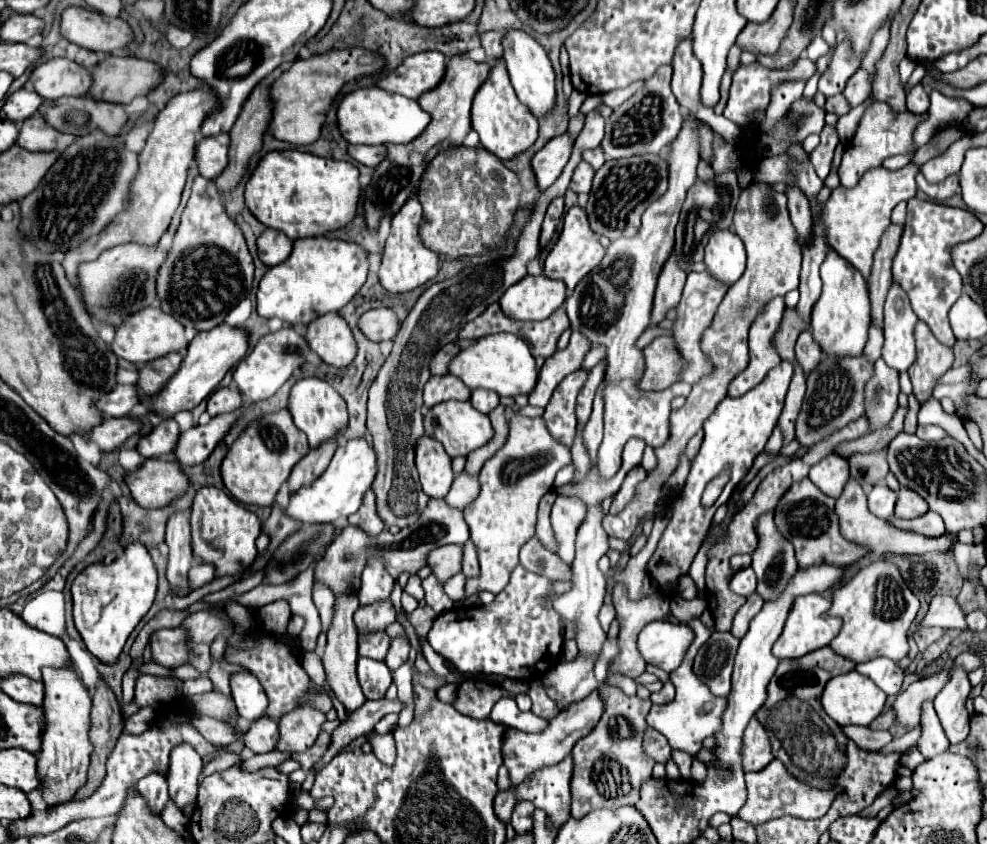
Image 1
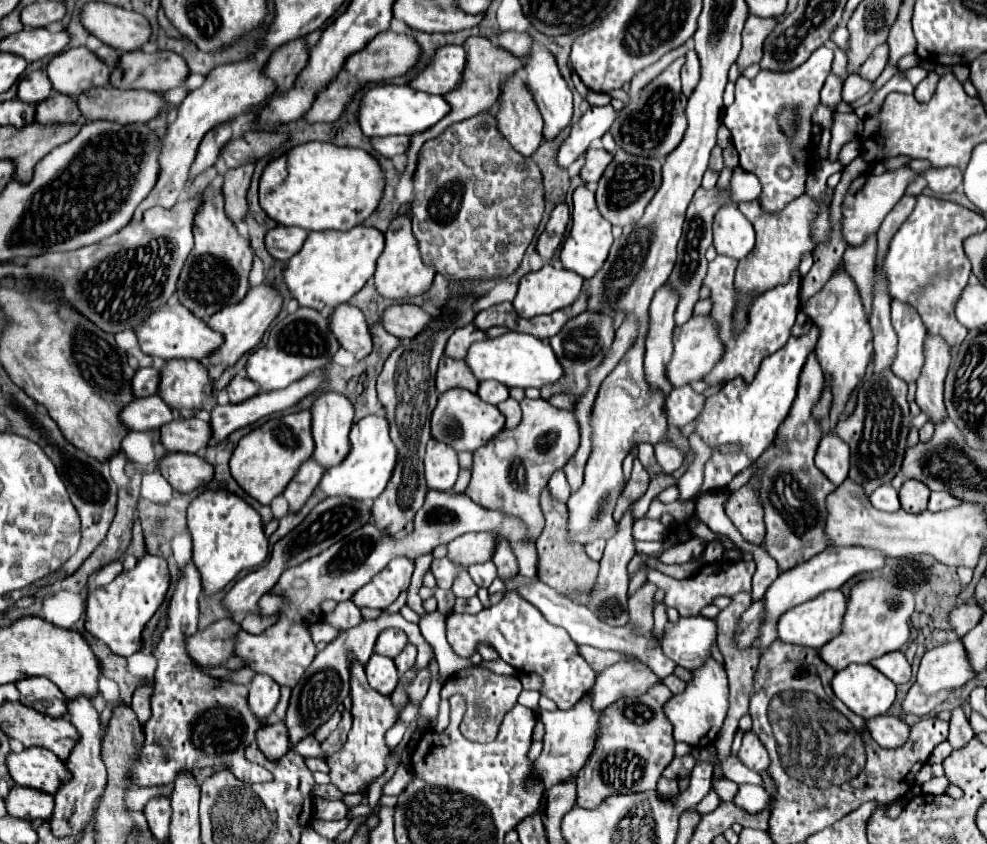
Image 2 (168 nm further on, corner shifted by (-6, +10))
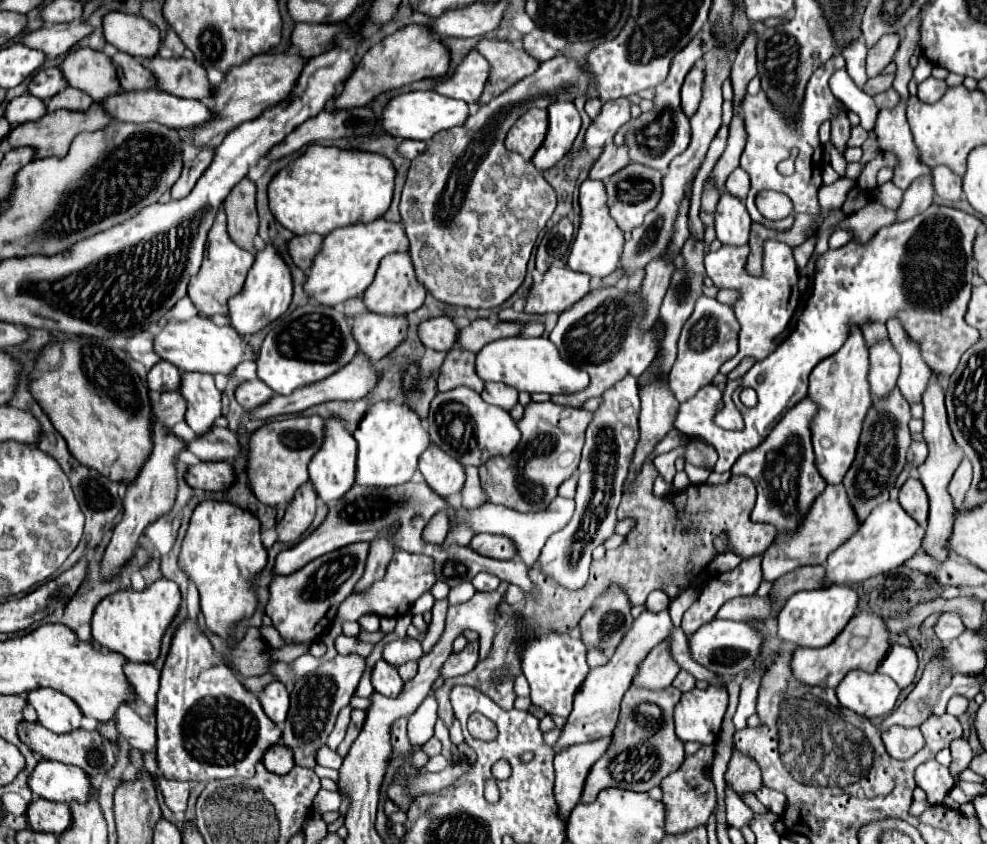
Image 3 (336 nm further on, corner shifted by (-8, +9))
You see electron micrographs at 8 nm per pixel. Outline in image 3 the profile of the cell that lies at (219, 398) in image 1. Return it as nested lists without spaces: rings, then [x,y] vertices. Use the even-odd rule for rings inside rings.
[[[254,379],[254,381],[246,381],[242,383],[238,389],[236,389],[236,401],[246,409],[246,411],[252,411],[264,403],[270,401],[272,397],[272,389],[268,385],[264,385],[260,379]]]

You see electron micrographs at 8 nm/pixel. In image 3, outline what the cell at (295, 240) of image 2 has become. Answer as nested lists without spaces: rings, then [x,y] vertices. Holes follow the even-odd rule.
[[[314,233],[312,235],[296,235],[288,245],[294,265],[300,267],[304,273],[310,271],[312,261],[320,253],[320,249],[322,249],[322,237],[314,235]]]

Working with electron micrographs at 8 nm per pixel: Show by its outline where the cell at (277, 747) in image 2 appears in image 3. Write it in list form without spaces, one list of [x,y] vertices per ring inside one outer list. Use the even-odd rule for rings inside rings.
[[[274,745],[272,749],[266,751],[262,763],[266,765],[268,771],[272,773],[278,773],[278,775],[286,775],[292,767],[294,767],[294,761],[292,761],[292,751],[284,749],[284,745]]]

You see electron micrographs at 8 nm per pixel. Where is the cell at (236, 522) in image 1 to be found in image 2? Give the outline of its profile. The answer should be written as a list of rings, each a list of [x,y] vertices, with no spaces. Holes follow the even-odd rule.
[[[226,488],[204,490],[198,498],[192,500],[188,508],[188,528],[194,542],[192,560],[202,574],[206,594],[222,590],[238,576],[238,572],[260,566],[268,556],[268,540],[264,536],[258,512],[254,512],[250,504]]]

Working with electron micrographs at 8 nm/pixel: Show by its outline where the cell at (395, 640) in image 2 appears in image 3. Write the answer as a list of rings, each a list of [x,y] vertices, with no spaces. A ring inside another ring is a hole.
[[[410,637],[392,641],[384,647],[384,661],[388,661],[394,667],[404,665],[408,661],[418,661],[422,655],[424,655],[424,651],[420,647],[420,641],[410,639]]]

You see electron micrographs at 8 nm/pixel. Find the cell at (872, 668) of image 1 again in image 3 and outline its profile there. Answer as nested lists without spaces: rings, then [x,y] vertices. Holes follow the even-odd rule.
[[[892,645],[892,649],[878,667],[878,671],[882,675],[892,677],[900,689],[908,687],[914,681],[916,669],[918,669],[916,651],[912,647],[902,647],[902,645]]]

